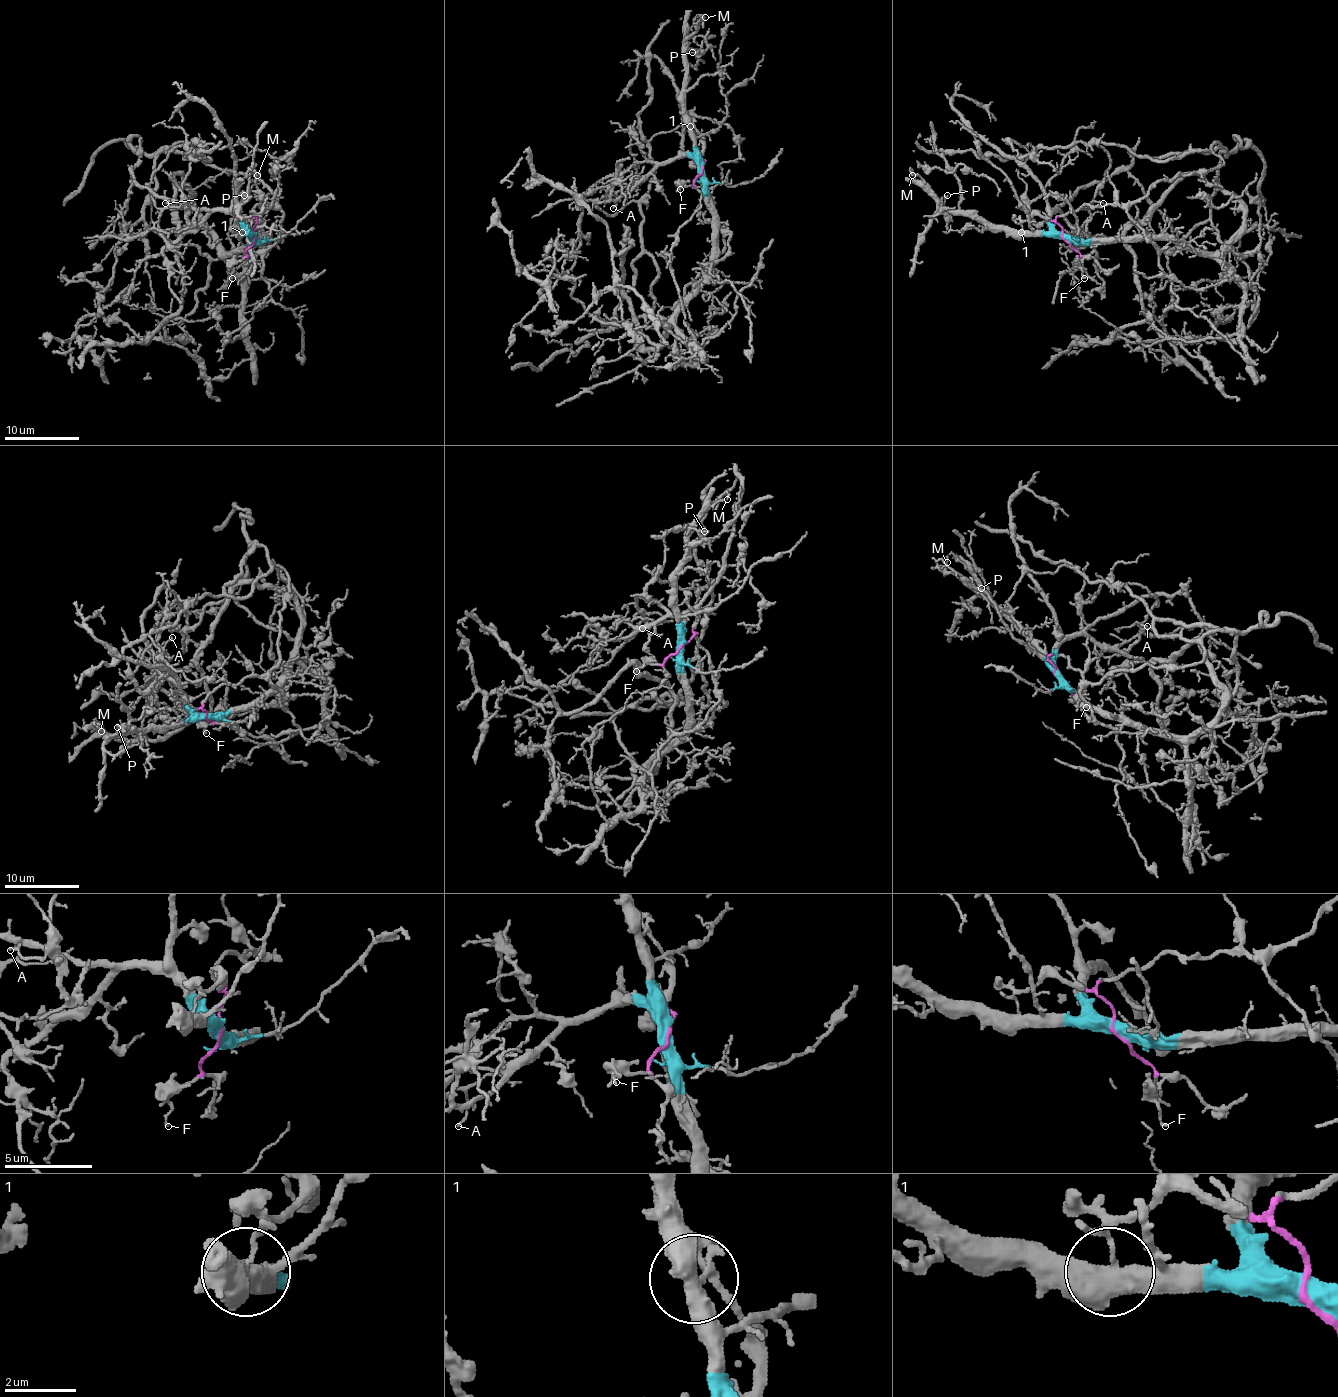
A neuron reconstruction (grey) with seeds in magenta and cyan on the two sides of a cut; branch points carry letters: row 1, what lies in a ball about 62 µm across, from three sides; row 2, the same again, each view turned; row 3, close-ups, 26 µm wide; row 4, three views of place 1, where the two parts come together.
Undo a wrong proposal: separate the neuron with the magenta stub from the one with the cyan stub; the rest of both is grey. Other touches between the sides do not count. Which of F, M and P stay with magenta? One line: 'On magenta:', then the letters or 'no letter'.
On magenta: F

